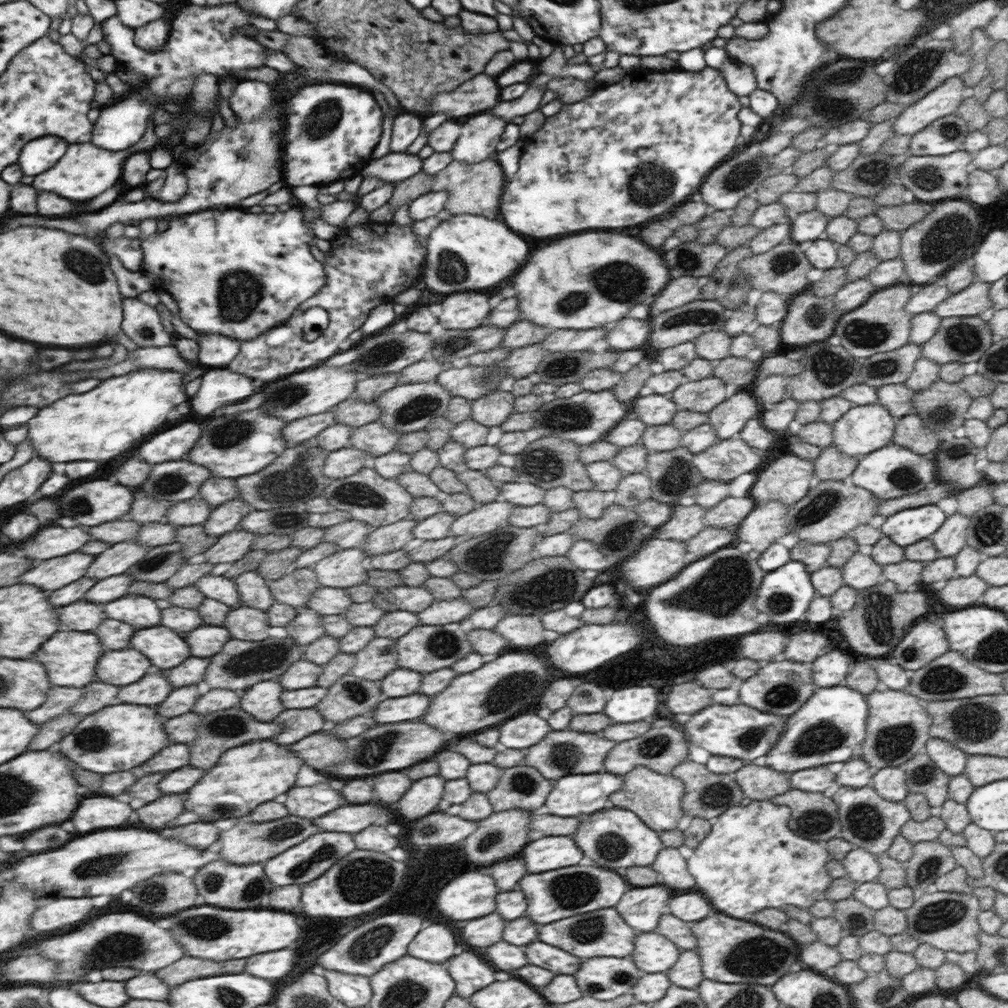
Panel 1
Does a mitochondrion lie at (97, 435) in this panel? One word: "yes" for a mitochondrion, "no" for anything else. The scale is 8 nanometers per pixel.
no

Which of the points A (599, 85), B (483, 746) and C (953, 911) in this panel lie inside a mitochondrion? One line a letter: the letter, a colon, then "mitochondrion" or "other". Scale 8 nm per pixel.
A: other
B: other
C: mitochondrion

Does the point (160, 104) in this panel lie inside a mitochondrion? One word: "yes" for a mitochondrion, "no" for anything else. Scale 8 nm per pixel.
no

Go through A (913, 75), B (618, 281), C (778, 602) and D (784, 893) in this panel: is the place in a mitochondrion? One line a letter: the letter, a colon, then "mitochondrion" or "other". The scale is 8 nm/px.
A: mitochondrion
B: mitochondrion
C: mitochondrion
D: other

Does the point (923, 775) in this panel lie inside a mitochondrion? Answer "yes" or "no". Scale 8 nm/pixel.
yes

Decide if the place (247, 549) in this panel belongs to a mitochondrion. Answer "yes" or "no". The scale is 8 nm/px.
no

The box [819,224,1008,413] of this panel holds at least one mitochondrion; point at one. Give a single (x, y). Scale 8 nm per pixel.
(865, 333)

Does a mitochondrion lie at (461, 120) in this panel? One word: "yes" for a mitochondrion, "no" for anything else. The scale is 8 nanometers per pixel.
no

